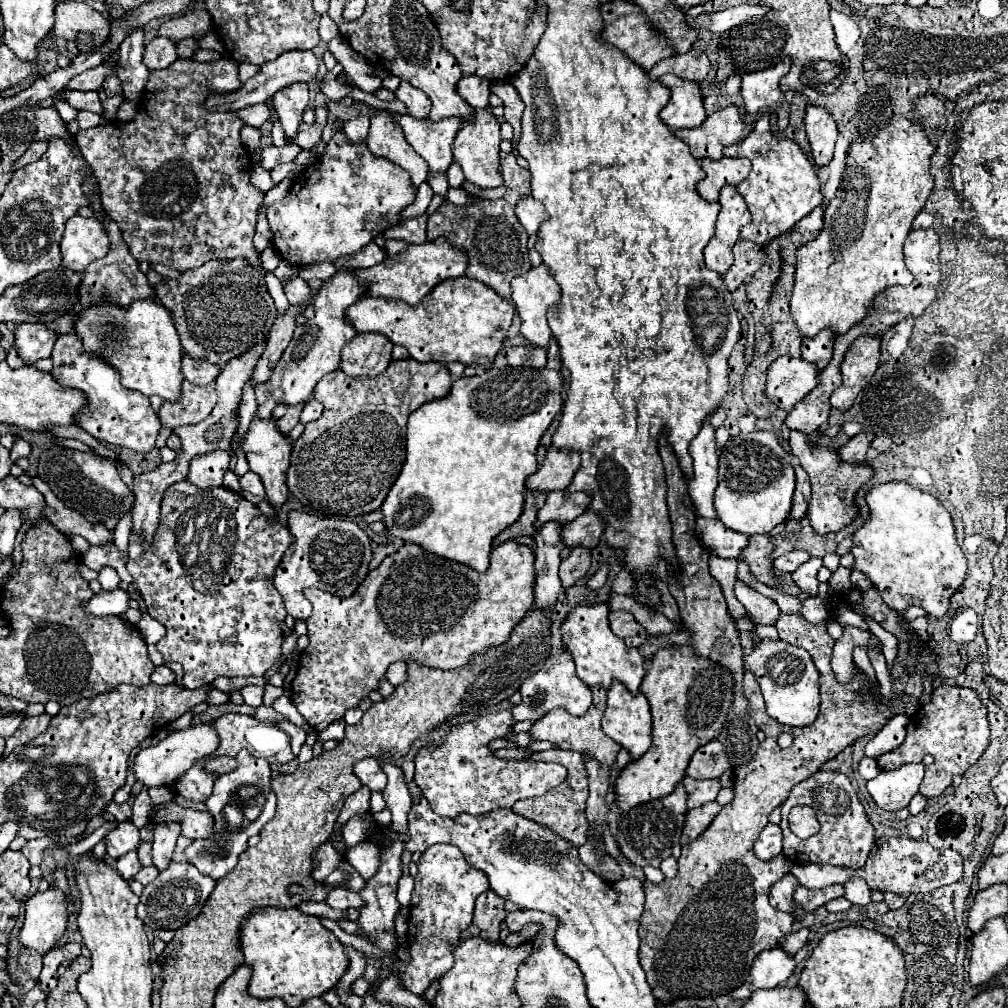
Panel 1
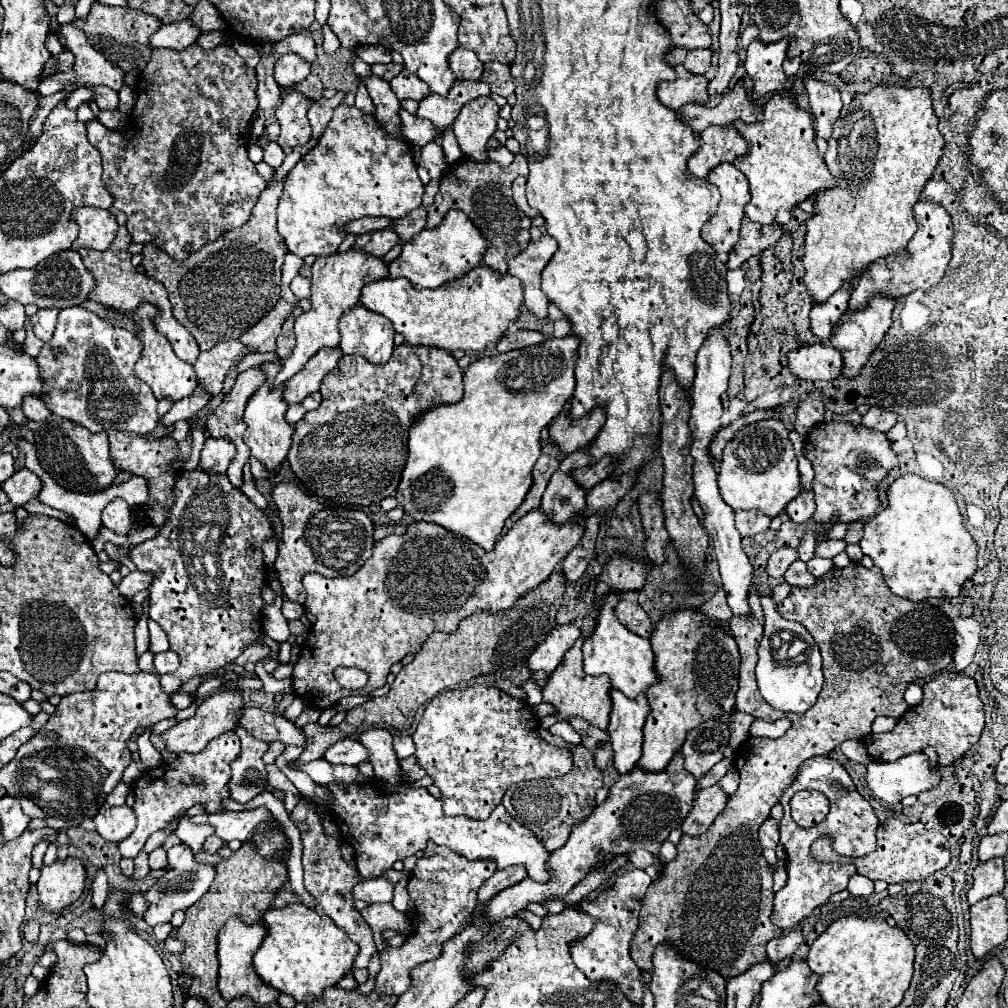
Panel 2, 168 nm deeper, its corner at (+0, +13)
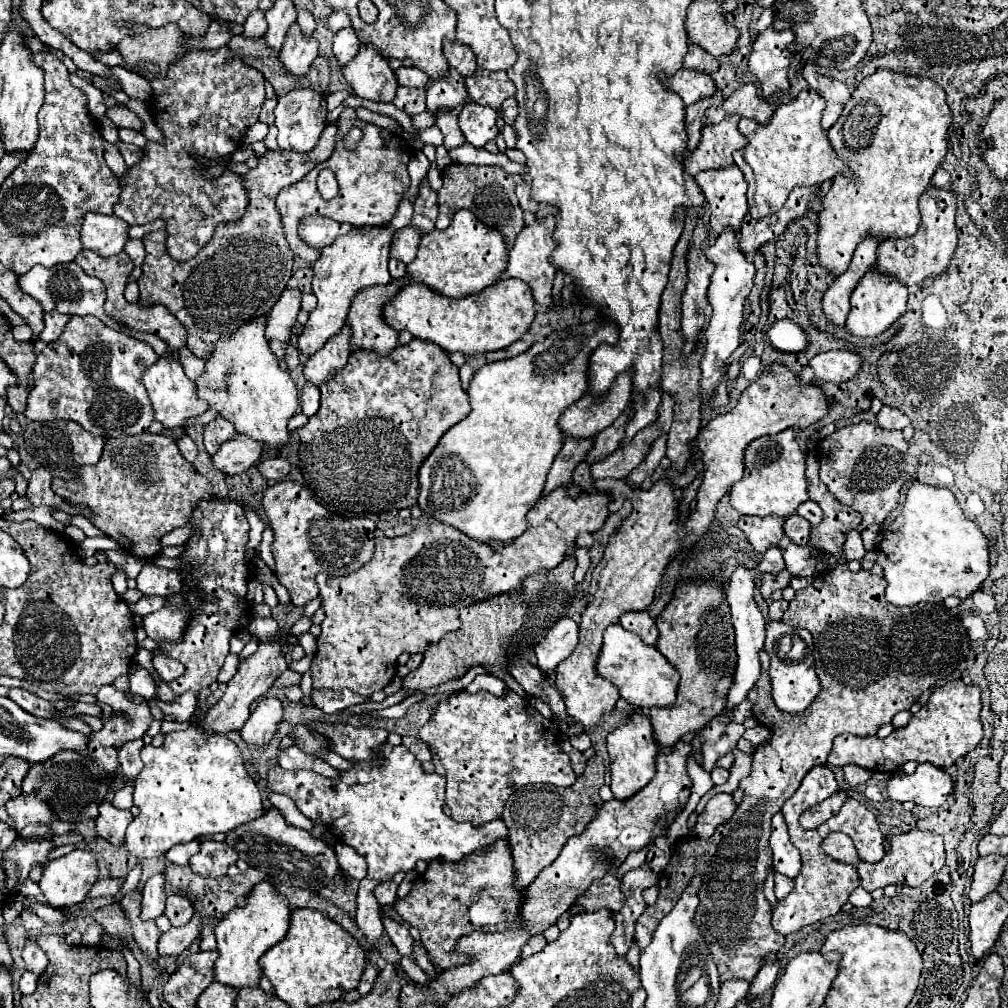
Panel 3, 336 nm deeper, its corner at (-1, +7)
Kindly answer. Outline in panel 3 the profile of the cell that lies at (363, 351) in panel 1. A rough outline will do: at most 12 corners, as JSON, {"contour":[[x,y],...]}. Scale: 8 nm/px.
{"contour":[[403,281],[357,293],[345,323],[351,349],[387,357],[399,333],[381,309]]}

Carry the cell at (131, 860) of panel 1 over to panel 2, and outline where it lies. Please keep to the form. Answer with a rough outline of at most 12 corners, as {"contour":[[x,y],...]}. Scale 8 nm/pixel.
{"contour":[[234,731],[178,755],[134,783],[138,825],[118,843],[134,859],[156,831],[194,805],[208,815],[230,799]]}

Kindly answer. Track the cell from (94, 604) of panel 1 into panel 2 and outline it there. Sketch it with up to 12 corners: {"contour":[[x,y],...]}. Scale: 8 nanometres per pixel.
{"contour":[[132,571],[118,585],[120,595],[132,599],[148,589],[152,575]]}

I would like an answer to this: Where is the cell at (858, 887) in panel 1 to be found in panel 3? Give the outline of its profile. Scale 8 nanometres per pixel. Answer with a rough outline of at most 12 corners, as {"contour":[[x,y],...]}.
{"contour":[[857,887],[849,901],[855,907],[871,905],[871,893]]}

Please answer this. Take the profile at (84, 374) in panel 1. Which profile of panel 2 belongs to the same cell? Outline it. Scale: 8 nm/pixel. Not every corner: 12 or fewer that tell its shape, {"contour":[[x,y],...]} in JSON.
{"contour":[[84,307],[36,357],[54,415],[148,435],[158,401],[134,333]]}

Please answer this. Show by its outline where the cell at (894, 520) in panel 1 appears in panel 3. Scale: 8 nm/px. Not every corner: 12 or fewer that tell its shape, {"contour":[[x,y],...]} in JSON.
{"contour":[[907,489],[875,563],[897,607],[967,599],[987,539],[949,489]]}

